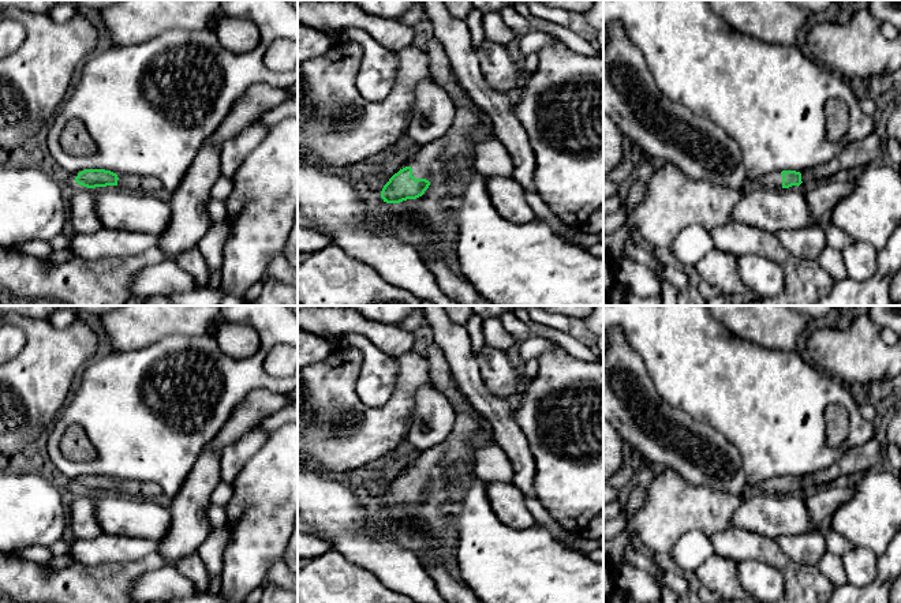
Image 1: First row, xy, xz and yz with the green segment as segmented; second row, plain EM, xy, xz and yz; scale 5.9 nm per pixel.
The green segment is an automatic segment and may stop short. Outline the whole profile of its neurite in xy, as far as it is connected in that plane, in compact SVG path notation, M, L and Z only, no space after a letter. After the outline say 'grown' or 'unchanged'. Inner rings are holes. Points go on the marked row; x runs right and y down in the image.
M85 169L78 173L75 181L87 188L119 186L120 188L141 194L154 194L158 190L158 181L154 177L139 177L137 175L117 176L105 169Z; grown

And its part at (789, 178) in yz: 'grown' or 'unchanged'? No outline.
grown

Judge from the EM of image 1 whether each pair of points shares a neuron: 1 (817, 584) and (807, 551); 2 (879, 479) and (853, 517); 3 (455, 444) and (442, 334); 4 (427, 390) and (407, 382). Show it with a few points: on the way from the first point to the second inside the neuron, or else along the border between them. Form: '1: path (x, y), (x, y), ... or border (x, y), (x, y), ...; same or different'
1: border (781, 551), (799, 564), (815, 565); different
2: path (879, 489), (863, 508); same
3: border (433, 343), (441, 349), (458, 386); different
4: border (430, 379), (418, 389), (414, 408), (408, 418); different

